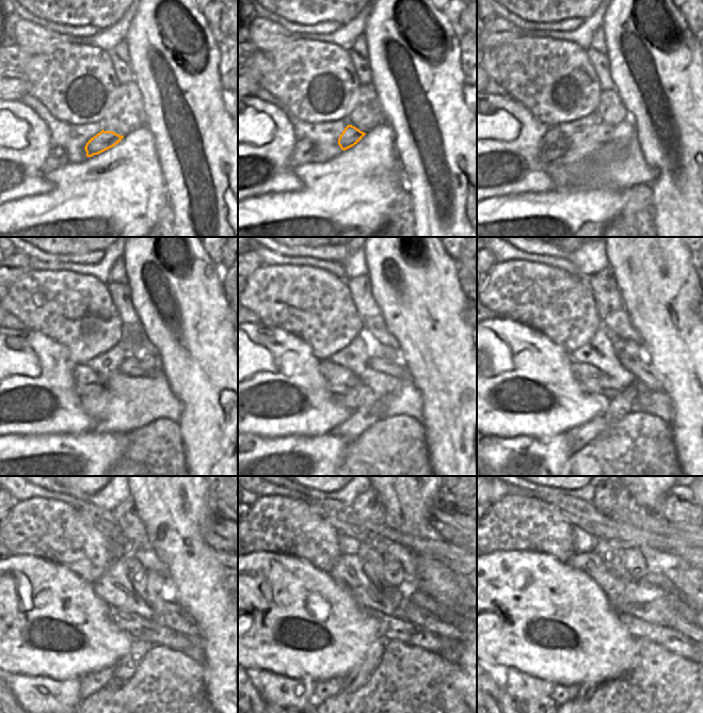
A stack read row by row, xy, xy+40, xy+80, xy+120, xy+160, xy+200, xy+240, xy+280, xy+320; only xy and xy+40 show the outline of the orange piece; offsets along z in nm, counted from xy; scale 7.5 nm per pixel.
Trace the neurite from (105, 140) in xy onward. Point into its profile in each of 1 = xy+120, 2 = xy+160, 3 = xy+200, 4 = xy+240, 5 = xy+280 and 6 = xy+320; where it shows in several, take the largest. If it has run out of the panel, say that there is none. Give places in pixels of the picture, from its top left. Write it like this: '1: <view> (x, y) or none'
1: xy+120 (130, 366)
2: xy+160 (397, 368)
3: xy+200 (642, 371)
4: xy+240 (170, 613)
5: xy+280 (418, 616)
6: xy+320 (680, 623)

